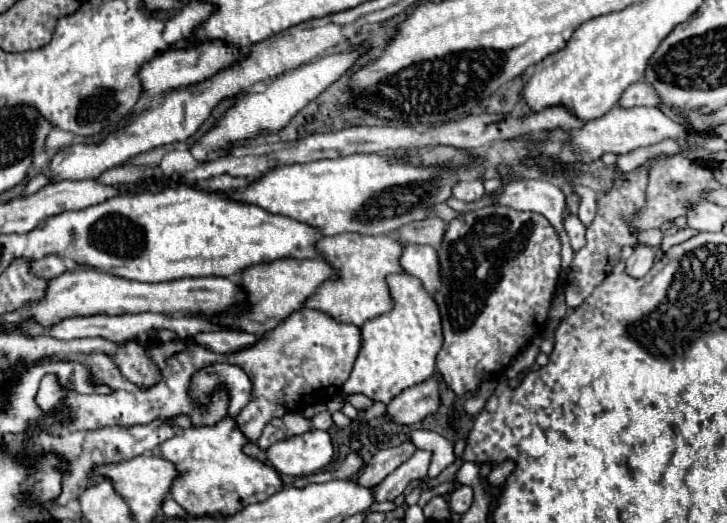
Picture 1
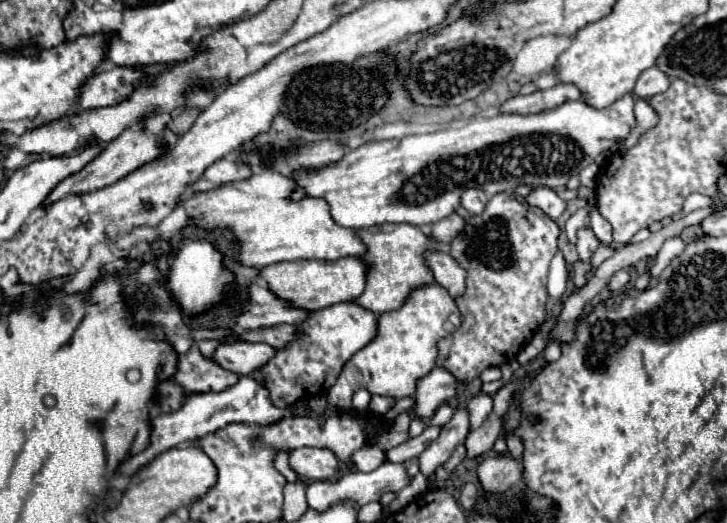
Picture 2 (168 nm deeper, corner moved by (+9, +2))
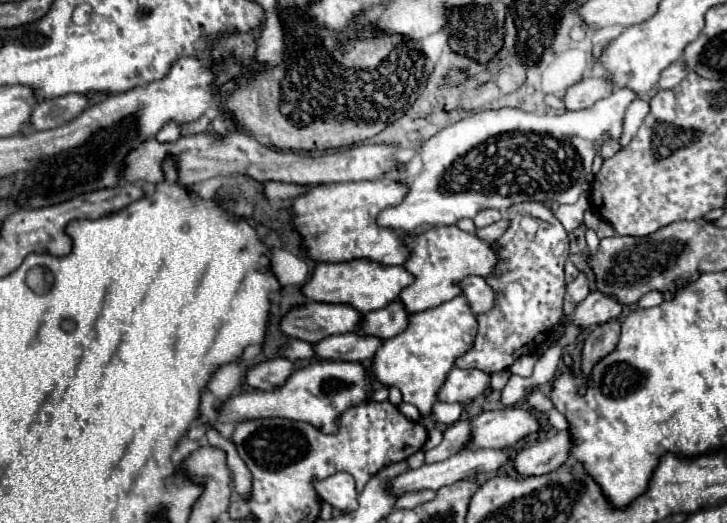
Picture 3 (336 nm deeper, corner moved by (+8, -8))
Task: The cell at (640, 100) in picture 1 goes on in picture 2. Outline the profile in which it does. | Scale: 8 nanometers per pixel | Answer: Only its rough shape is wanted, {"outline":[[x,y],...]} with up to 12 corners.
{"outline":[[657,68],[639,76],[631,94],[647,100],[665,92],[671,82]]}

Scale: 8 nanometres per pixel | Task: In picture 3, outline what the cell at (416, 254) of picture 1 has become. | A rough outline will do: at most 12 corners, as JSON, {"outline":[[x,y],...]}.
{"outline":[[480,276],[464,278],[462,290],[476,314],[492,310],[498,292]]}

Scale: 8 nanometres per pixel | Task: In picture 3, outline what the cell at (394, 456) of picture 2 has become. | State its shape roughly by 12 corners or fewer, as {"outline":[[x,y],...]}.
{"outline":[[472,420],[448,426],[426,462],[440,462],[472,442]]}

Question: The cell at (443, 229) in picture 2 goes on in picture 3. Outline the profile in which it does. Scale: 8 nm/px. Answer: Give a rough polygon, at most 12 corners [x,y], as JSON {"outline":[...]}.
{"outline":[[510,218],[478,230],[482,240],[494,242],[510,226]]}

